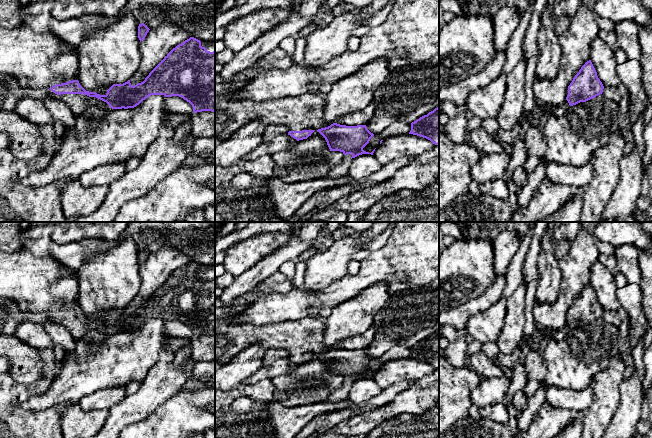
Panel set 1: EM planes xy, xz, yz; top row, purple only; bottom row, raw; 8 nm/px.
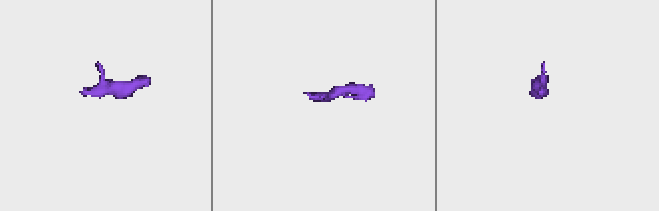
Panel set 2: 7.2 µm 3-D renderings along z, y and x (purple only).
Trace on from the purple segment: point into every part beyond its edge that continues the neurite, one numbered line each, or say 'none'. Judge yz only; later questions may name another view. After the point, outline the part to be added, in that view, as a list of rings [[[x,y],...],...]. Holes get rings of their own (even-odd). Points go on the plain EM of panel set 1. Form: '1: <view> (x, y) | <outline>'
1: yz (557, 334) | [[[565,324],[560,329],[551,329],[551,330],[544,330],[548,335],[550,339],[554,340],[562,340],[569,332],[570,329],[567,324]]]

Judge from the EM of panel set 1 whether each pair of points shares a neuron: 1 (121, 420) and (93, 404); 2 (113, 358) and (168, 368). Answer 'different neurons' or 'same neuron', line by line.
1: different neurons
2: different neurons

